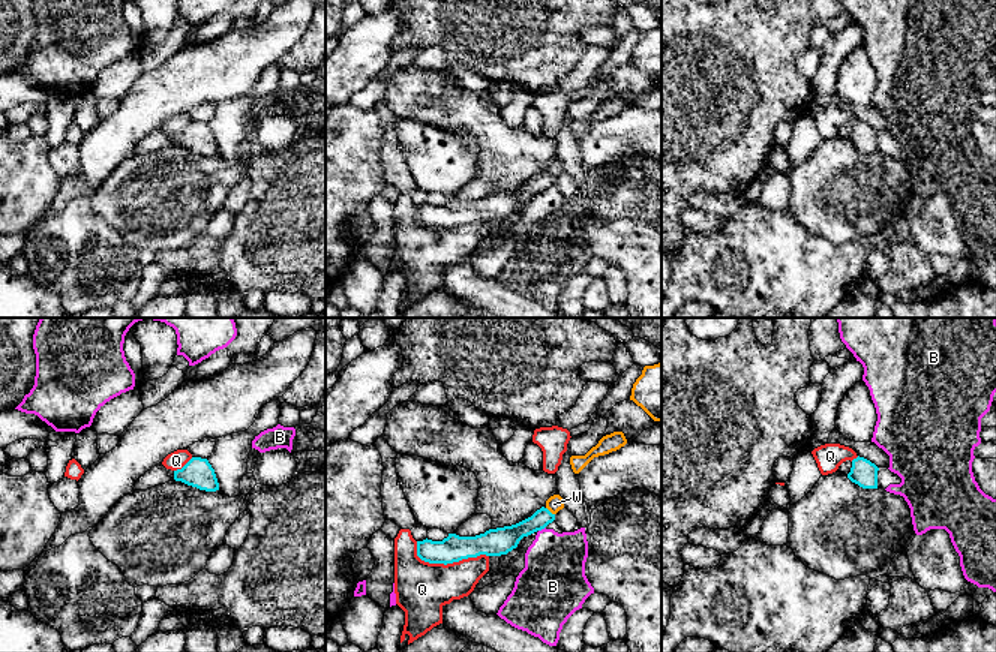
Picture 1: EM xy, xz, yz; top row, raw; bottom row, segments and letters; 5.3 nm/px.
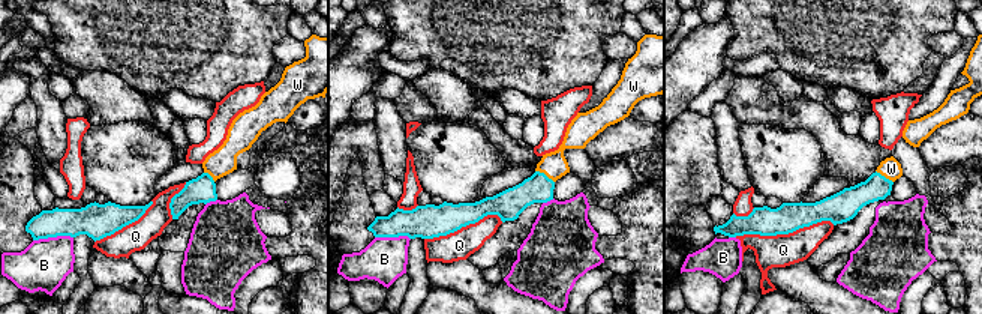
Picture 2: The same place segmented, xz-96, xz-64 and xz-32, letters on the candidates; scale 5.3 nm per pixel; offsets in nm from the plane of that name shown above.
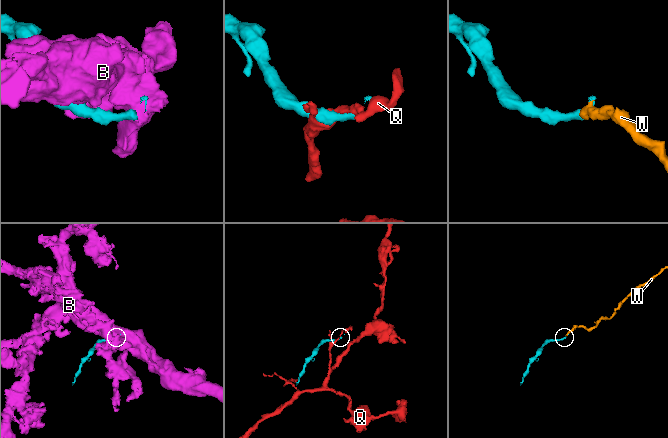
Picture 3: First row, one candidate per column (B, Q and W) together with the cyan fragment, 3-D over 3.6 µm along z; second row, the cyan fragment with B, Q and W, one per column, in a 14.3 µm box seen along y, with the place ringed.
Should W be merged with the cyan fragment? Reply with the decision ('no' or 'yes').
yes

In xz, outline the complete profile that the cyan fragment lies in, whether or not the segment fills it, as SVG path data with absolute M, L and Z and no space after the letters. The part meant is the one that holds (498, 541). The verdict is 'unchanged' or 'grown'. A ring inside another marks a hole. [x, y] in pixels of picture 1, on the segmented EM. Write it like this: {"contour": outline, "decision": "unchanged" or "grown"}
{"contour": "M554 495L546 505L531 517L504 528L489 529L476 537L459 537L448 534L442 541L417 541L417 556L429 564L453 564L468 558L501 556L518 547L524 537L544 529L555 520L555 514L564 508L562 498Z", "decision": "grown"}

